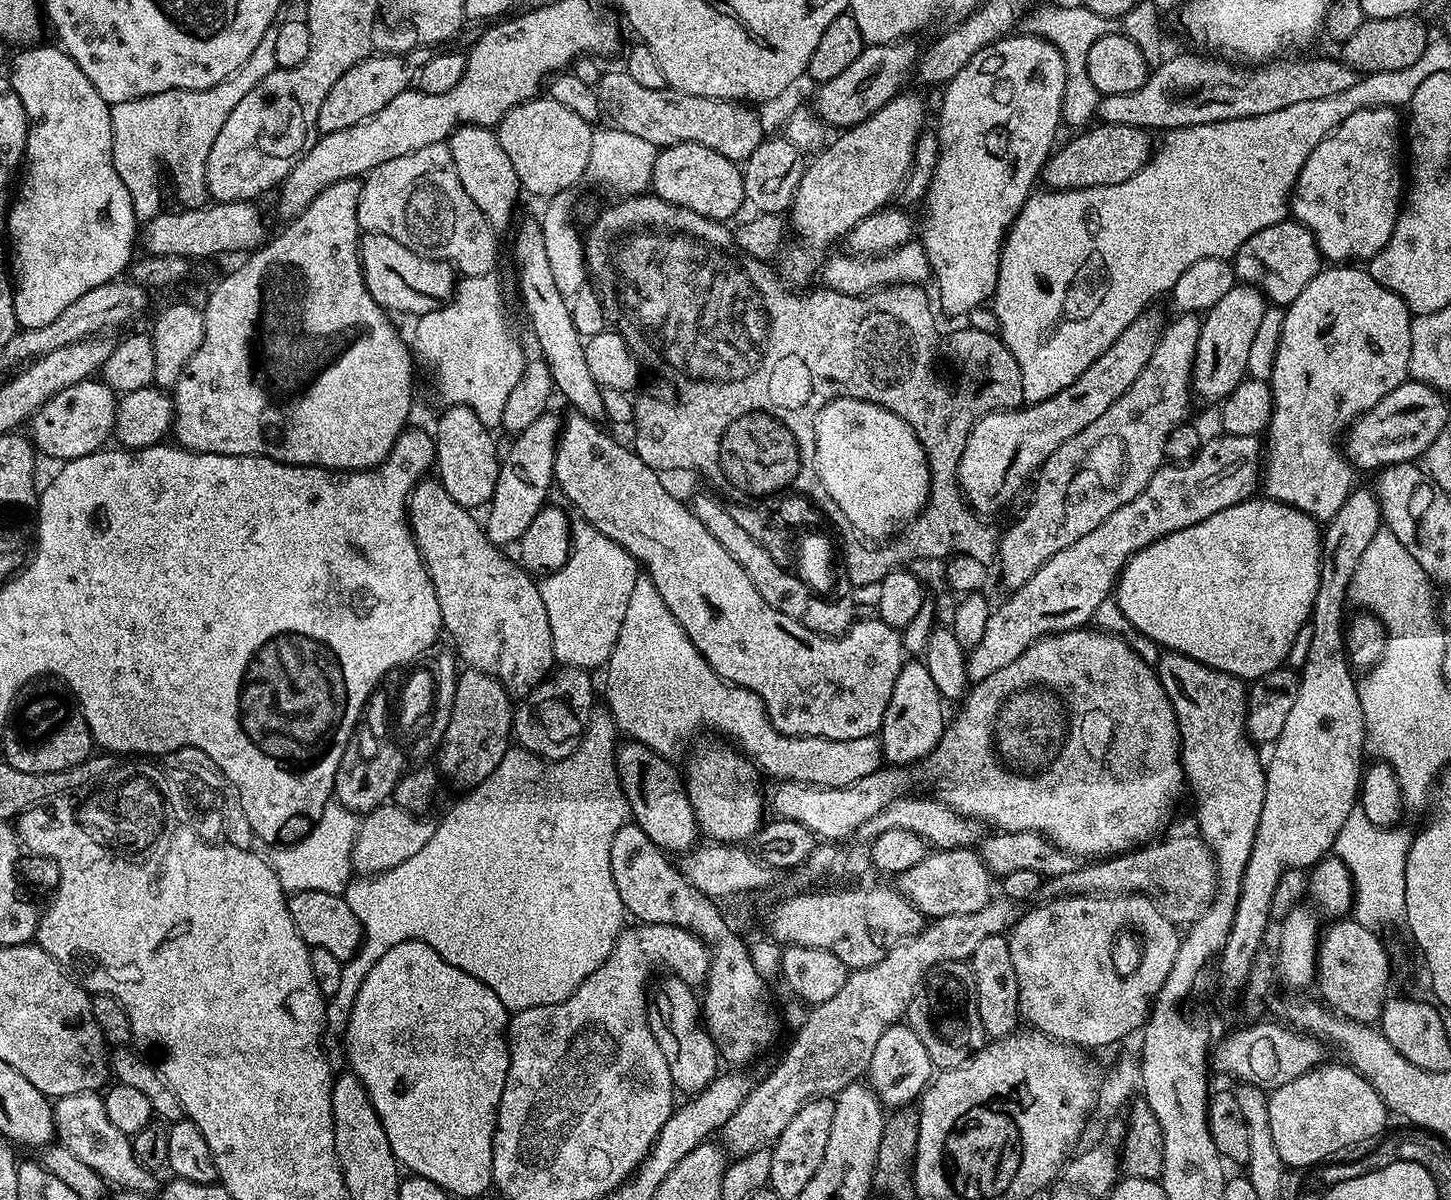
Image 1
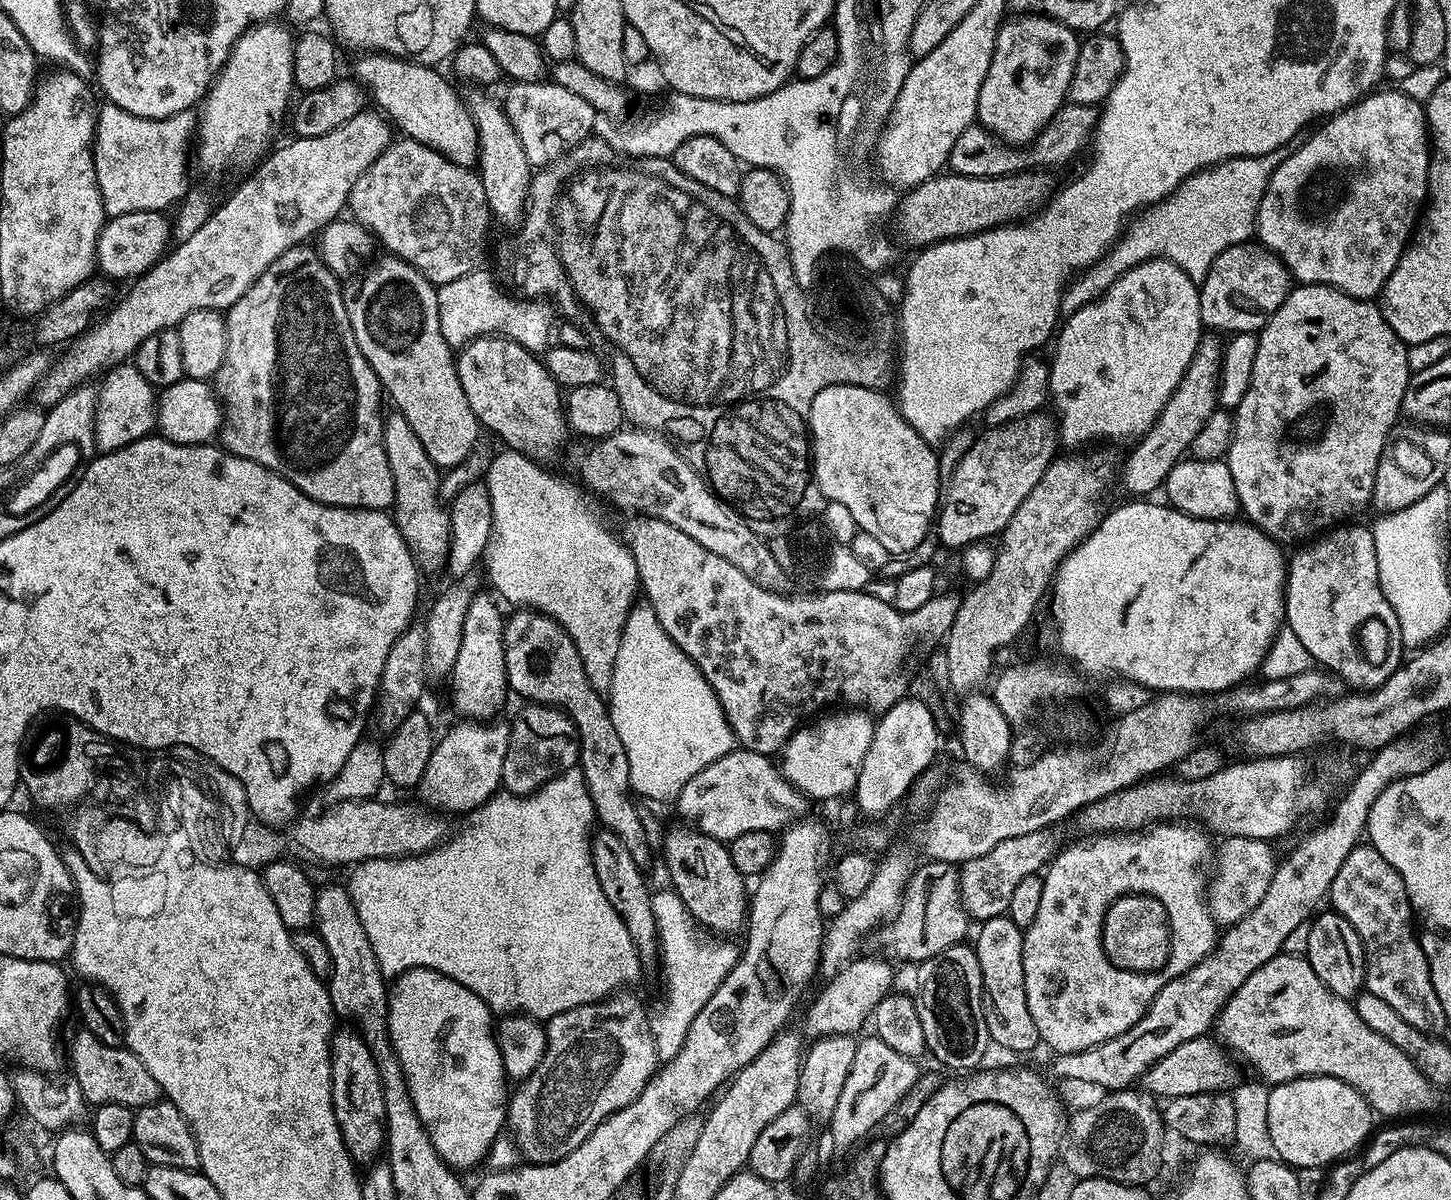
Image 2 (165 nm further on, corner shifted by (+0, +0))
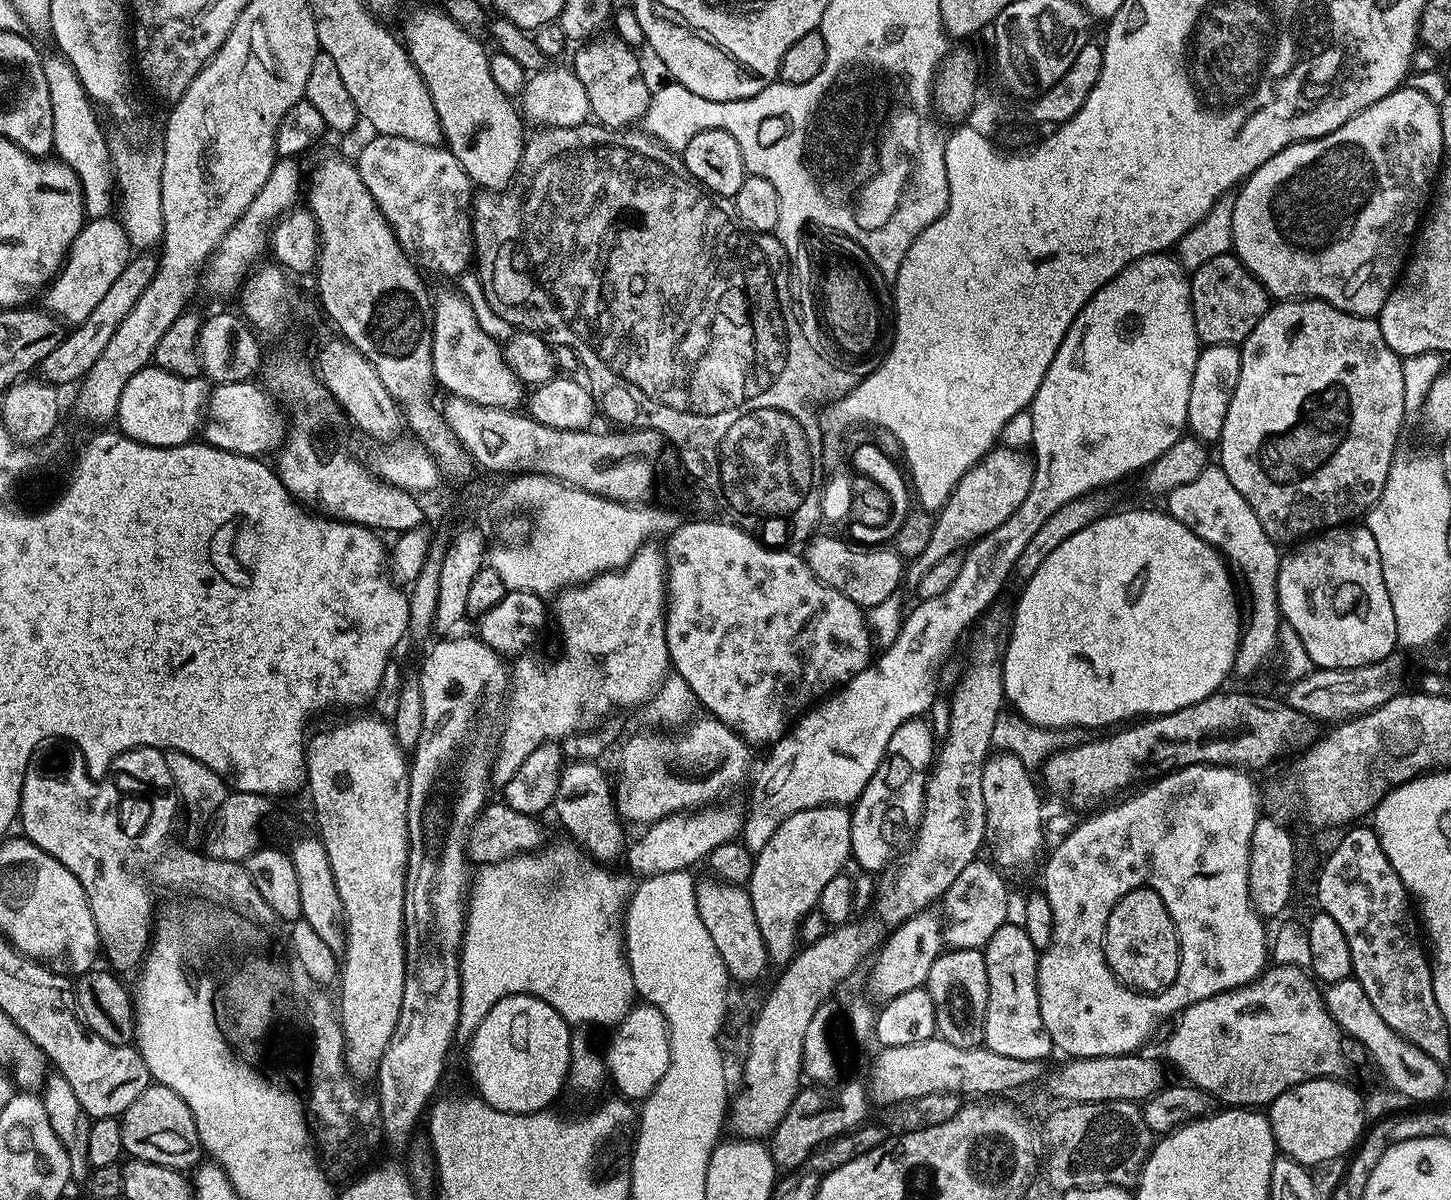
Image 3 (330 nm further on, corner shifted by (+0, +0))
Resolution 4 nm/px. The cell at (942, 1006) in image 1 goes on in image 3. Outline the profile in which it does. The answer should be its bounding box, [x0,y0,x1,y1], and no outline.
[926,948,988,1048]

